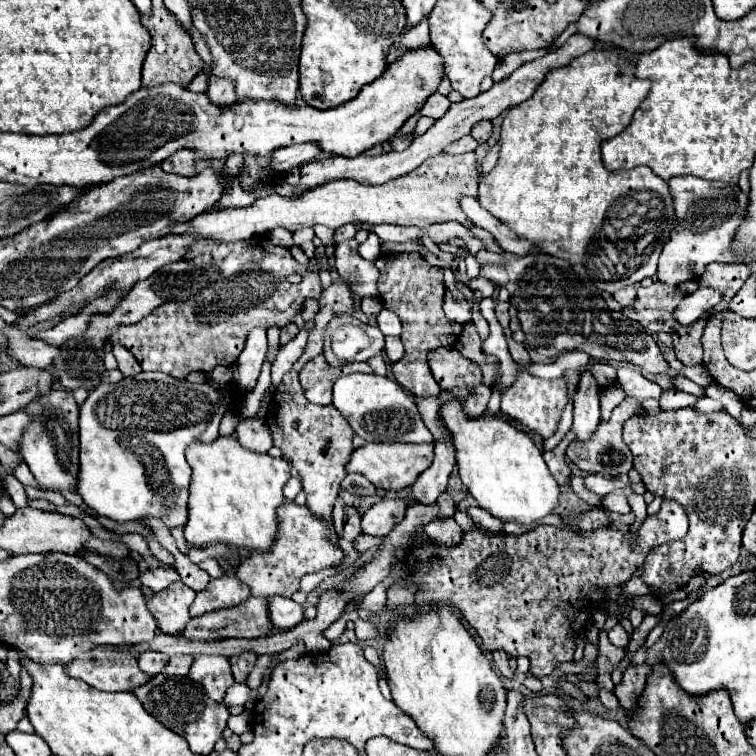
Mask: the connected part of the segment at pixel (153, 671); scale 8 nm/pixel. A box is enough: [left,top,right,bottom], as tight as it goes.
[137,652,169,676]

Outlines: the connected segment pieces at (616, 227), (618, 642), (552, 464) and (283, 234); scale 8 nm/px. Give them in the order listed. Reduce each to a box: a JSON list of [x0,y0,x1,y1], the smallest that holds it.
[[479,50,675,294],[609,624,629,648],[543,432,571,486],[269,228,293,248]]

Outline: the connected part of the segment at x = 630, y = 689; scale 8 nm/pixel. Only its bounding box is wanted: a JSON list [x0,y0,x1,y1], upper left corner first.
[613,664,651,712]

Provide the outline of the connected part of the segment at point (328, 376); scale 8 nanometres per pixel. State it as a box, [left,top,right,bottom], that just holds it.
[300,356,373,404]

